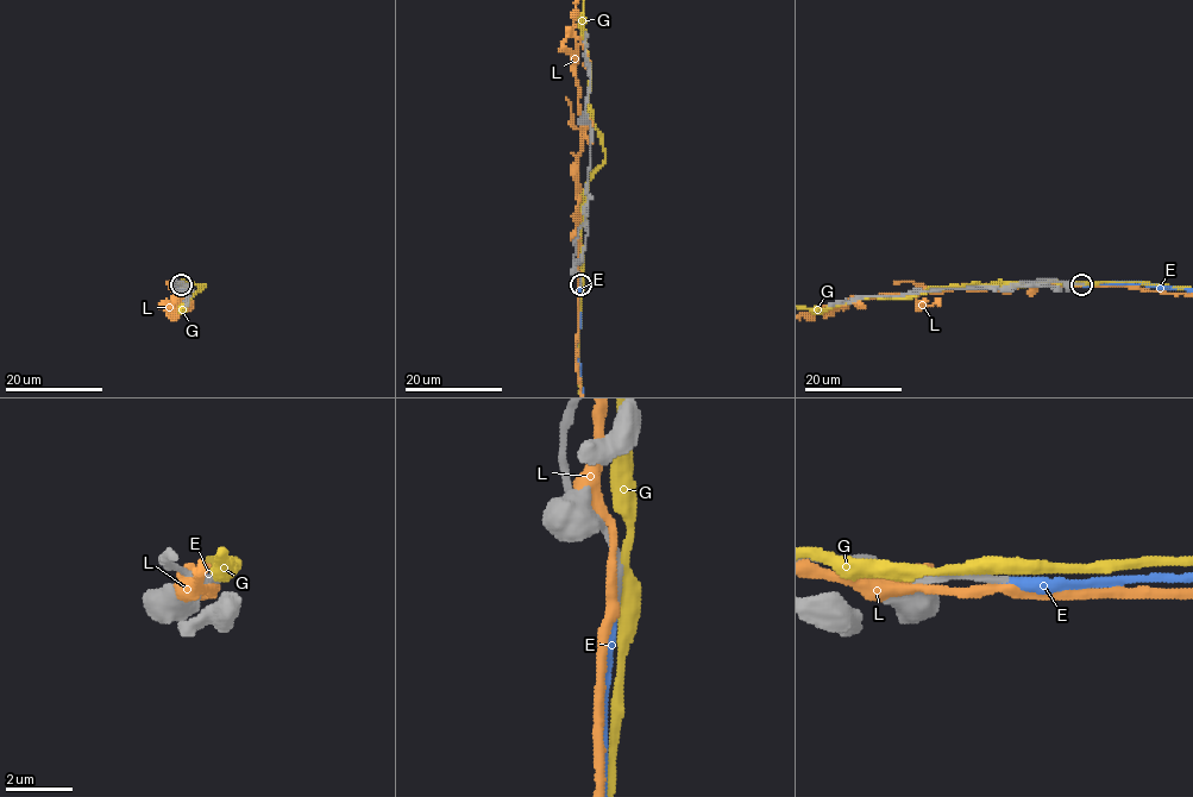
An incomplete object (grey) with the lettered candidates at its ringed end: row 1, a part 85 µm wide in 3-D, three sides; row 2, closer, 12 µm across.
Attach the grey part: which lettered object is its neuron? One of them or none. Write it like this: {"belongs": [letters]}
{"belongs": ["E"]}

